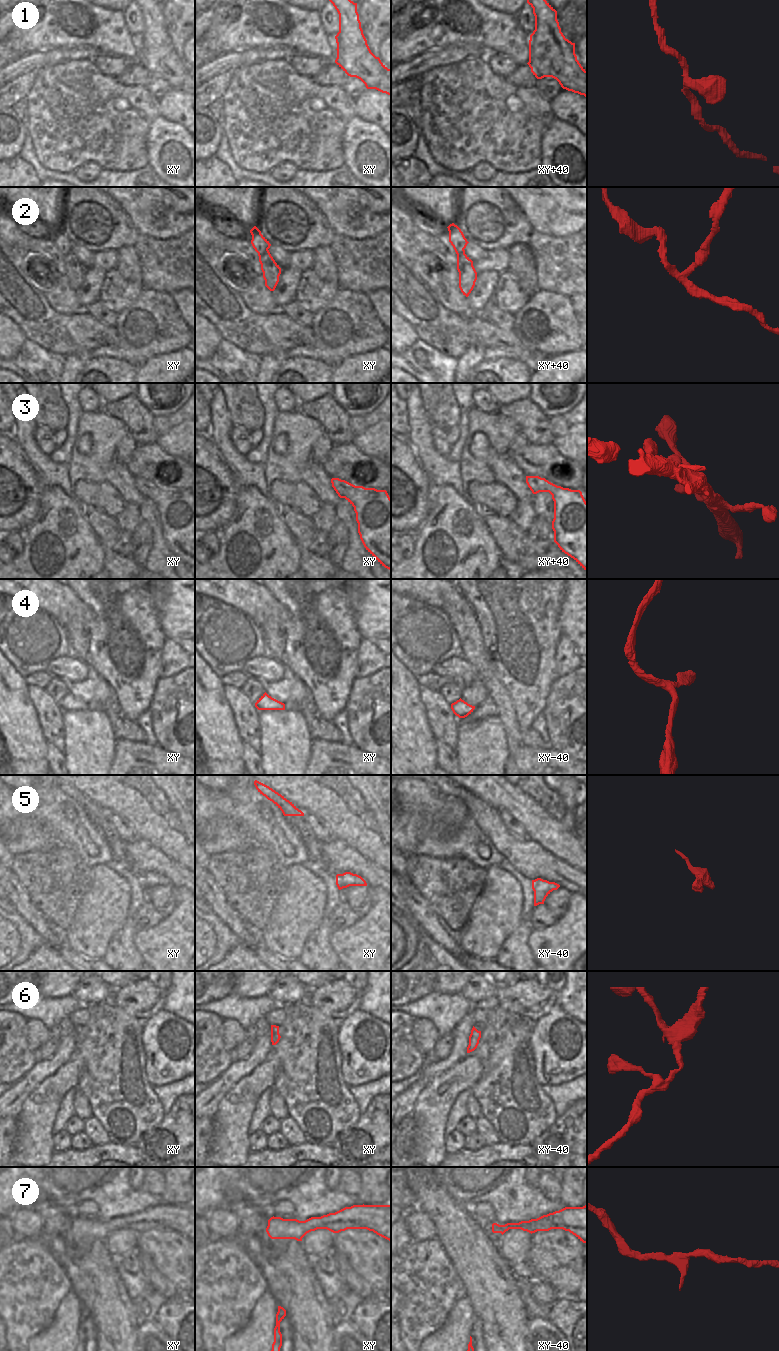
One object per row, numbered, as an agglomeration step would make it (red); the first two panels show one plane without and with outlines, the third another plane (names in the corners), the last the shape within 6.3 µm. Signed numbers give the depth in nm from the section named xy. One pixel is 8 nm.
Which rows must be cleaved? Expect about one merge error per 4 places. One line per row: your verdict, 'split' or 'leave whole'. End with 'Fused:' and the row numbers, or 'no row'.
1: leave whole
2: split
3: leave whole
4: leave whole
5: leave whole
6: leave whole
7: leave whole
Fused: 2

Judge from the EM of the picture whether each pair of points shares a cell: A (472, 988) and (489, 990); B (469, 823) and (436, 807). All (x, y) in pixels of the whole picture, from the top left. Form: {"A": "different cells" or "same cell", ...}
{"A": "same cell", "B": "different cells"}

